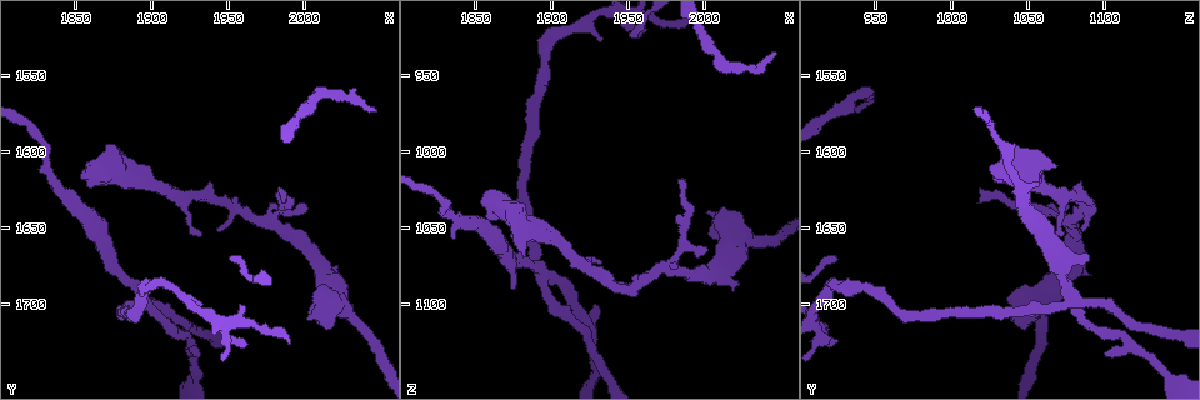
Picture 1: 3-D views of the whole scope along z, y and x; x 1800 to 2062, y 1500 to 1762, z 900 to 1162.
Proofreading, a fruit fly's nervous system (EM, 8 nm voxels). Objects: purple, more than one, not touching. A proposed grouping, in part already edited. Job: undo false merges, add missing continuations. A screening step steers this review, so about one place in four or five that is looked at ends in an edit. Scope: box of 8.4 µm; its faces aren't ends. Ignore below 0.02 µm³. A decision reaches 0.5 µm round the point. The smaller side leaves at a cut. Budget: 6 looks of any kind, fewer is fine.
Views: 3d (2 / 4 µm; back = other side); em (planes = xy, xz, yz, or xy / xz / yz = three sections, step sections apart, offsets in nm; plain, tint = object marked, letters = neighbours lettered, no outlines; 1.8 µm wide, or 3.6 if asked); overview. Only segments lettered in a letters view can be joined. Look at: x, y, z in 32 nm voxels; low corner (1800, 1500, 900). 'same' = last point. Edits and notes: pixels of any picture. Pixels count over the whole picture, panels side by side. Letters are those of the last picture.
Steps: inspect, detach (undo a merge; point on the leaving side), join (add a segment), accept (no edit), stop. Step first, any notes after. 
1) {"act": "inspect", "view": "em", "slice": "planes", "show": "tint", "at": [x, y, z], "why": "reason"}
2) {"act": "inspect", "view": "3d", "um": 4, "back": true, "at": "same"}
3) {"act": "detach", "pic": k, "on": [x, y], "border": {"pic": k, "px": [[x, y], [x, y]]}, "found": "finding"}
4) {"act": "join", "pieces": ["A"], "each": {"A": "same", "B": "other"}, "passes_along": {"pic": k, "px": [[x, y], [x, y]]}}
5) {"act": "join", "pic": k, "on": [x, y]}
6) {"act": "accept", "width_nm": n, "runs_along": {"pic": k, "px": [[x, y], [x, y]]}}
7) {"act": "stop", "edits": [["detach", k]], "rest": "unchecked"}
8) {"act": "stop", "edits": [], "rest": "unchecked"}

{"act": "inspect", "view": "3d", "um": 2, "at": [1882, 1608, 1068], "why": "branch stops here"}

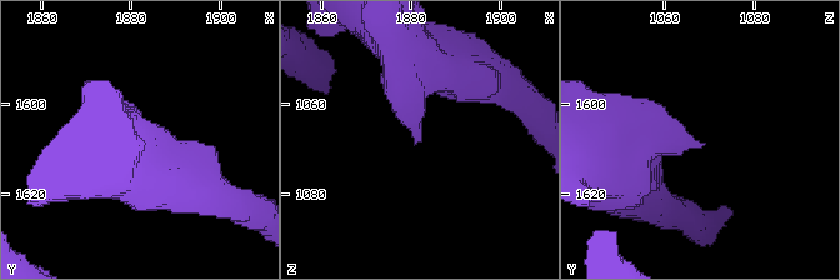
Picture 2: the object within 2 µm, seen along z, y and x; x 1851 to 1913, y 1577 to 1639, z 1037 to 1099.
{"act": "inspect", "view": "em", "slice": "xz", "step": 8, "show": "tint", "at": [1882, 1608, 1069]}

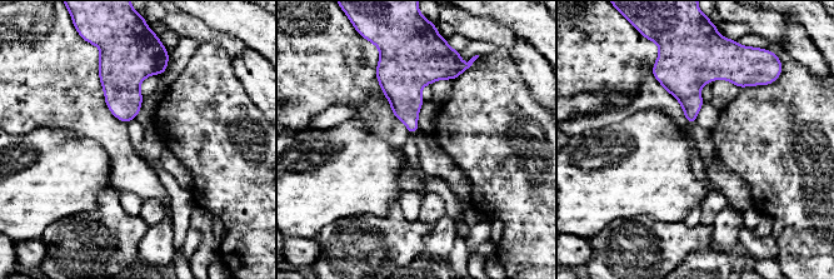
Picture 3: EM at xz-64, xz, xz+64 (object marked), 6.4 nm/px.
{"act": "inspect", "view": "em", "slice": "planes", "show": "letters", "at": "same"}

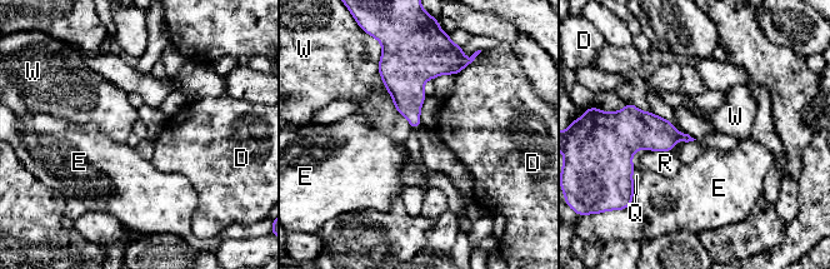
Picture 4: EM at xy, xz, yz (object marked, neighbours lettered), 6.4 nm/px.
{"act": "accept", "each": {"D": "other", "E": "other", "Q": "other", "R": "other", "W": "other"}, "border": {"pic": 4, "px": [[379, 58], [381, 81], [411, 129]]}, "found": "no lettered segment goes on from it"}

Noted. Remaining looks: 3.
{"act": "inspect", "view": "3d", "um": 4, "at": [1980, 1646, 1076], "why": "sharp bend"}

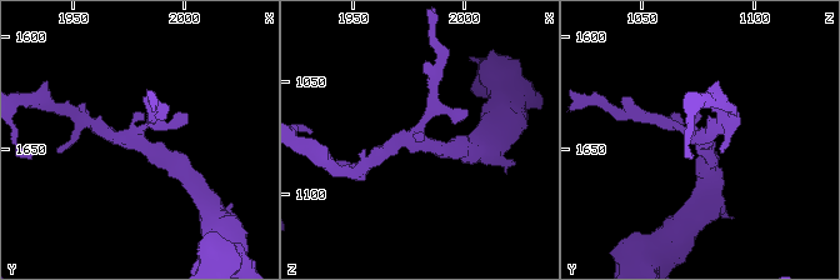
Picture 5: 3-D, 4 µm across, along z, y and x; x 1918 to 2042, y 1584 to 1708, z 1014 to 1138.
{"act": "inspect", "view": "em", "slice": "xy", "step": 16, "show": "plain", "at": [1978, 1647, 1076], "why": "now the EM"}

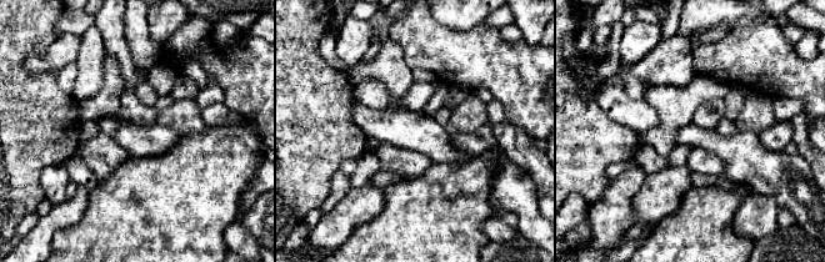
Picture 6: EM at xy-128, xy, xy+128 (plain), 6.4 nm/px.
{"act": "inspect", "view": "em", "slice": "xy", "step": 16, "show": "letters", "at": "same"}

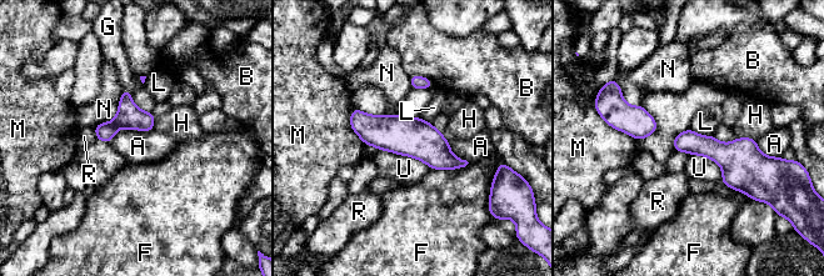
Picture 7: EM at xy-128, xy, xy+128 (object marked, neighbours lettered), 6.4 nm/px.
{"act": "accept", "longest_contact_nm": ["U", 360], "each": {"A": "other", "B": "other", "F": "other", "G": "other", "H": "other", "L": "other", "M": "other", "N": "other", "R": "other", "U": "other"}, "border": {"pic": 7, "px": [[153, 129], [119, 129], [109, 142]]}, "found": "continuous, no second cell"}

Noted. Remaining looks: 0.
{"act": "stop", "edits": [], "rest": "unchecked"}

